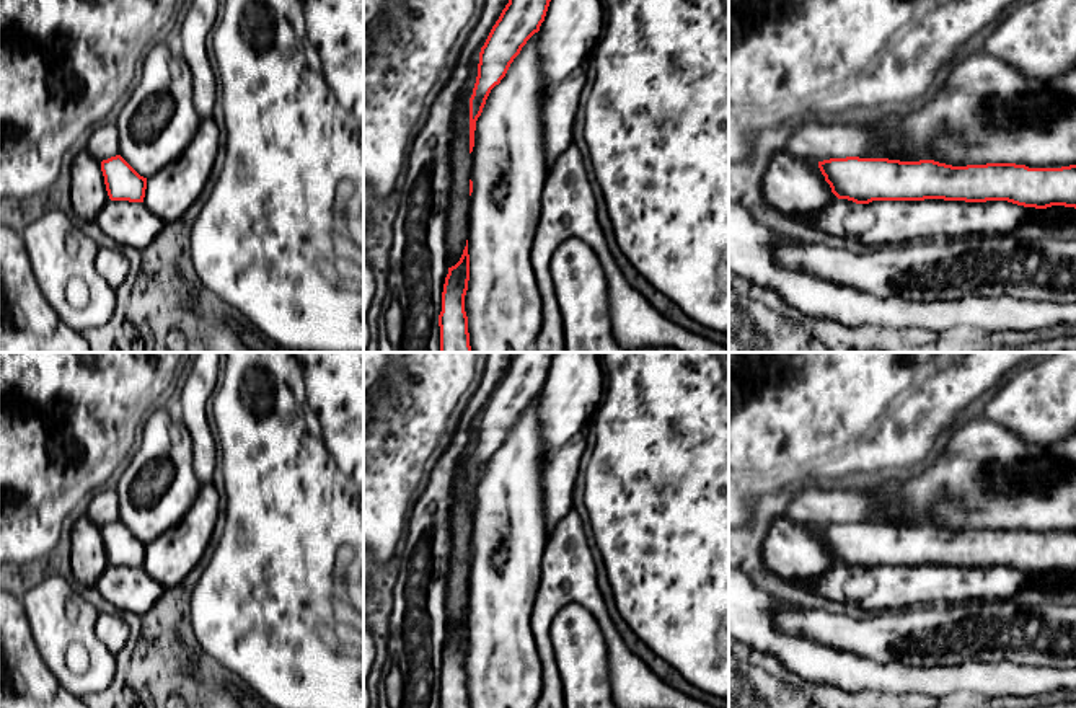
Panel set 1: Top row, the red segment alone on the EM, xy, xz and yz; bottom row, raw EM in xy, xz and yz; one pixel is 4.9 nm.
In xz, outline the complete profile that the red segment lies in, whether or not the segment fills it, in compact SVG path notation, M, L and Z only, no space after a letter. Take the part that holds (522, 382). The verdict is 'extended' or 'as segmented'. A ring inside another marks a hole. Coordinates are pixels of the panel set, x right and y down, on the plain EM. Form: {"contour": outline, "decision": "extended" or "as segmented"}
{"contour": "M515 352L479 418L478 442L470 463L470 519L476 486L491 455L505 442L527 406L540 396L554 352Z", "decision": "as segmented"}

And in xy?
{"contour": "M121 520L101 527L111 566L143 568L147 543L140 542Z", "decision": "as segmented"}

